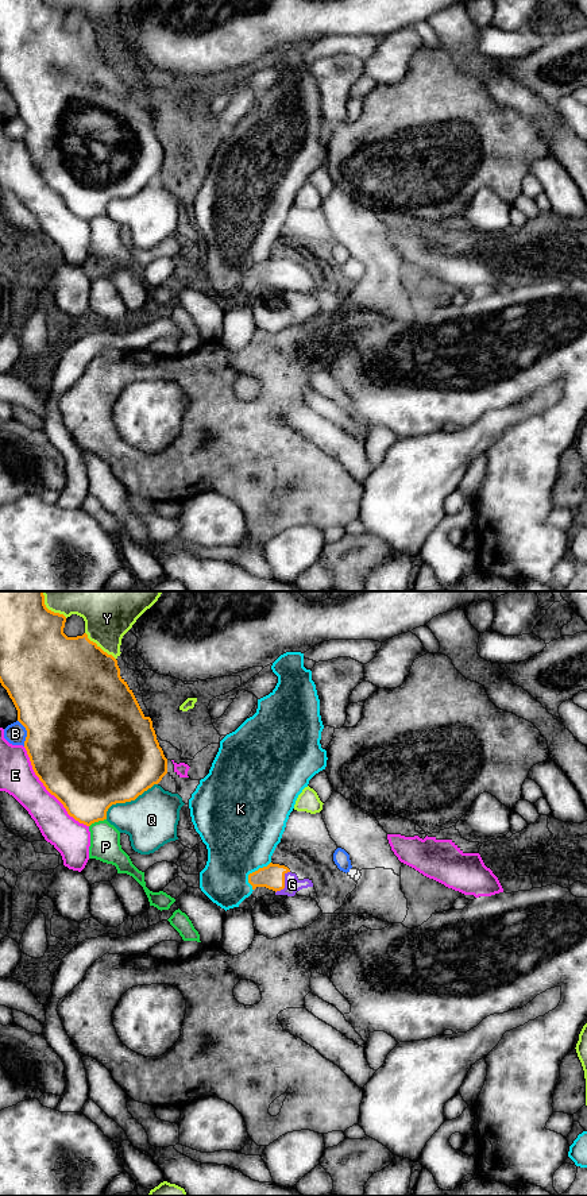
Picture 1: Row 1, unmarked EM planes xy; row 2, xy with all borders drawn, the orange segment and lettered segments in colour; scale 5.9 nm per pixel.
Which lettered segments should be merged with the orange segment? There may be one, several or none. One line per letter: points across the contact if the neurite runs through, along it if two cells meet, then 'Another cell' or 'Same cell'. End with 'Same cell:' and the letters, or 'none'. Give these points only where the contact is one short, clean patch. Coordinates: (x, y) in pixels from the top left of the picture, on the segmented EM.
B: Another cell
E: Another cell
G: Path across: xy (273, 876), (284, 883), (292, 884). Same cell
K: Boundary: xy (270, 861), (248, 875), (248, 883), (253, 890). Another cell
P: Boundary: xy (105, 818), (89, 826). Another cell
Q: Another cell
Y: Another cell
Same cell: G

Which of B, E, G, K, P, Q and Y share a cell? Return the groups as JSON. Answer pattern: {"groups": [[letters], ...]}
{"groups": [["B"], ["E"], ["G"], ["K"], ["P"], ["Q"], ["Y"]]}

